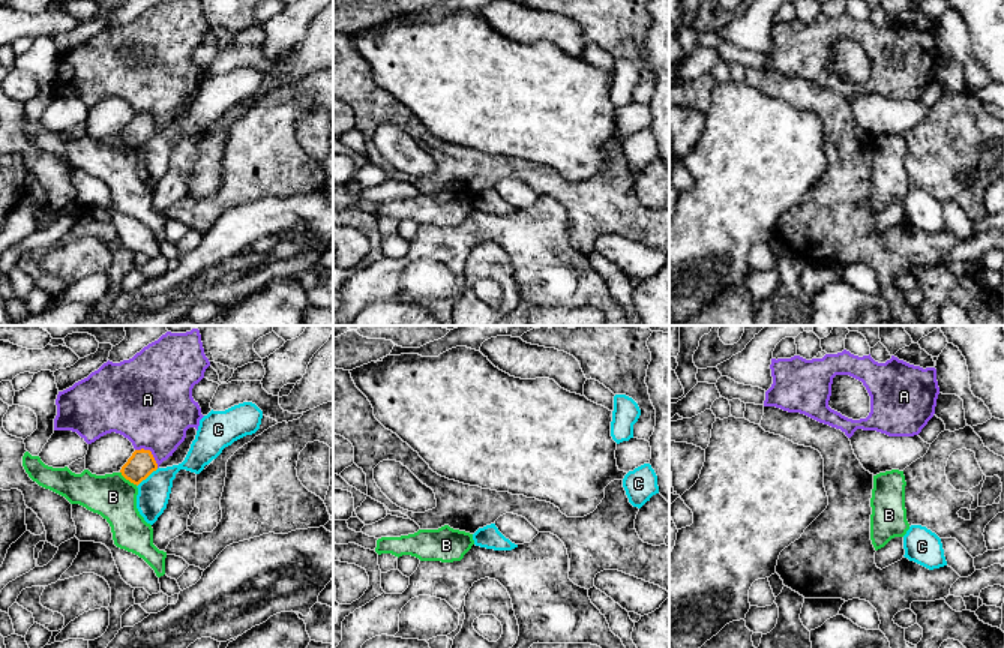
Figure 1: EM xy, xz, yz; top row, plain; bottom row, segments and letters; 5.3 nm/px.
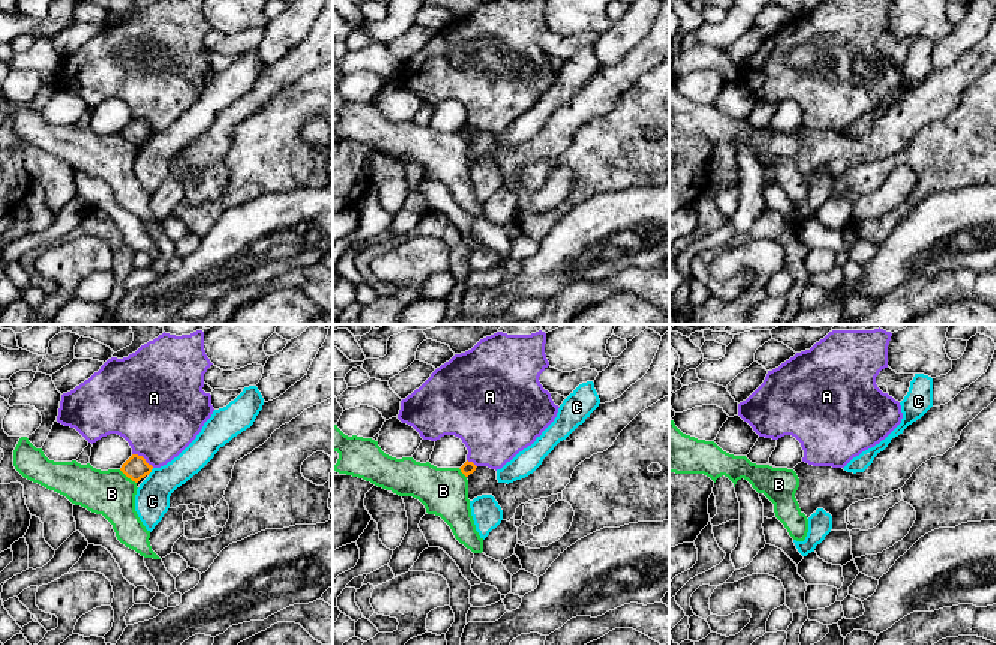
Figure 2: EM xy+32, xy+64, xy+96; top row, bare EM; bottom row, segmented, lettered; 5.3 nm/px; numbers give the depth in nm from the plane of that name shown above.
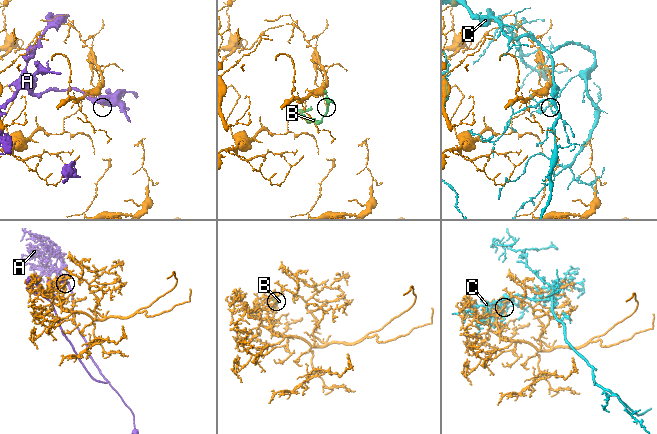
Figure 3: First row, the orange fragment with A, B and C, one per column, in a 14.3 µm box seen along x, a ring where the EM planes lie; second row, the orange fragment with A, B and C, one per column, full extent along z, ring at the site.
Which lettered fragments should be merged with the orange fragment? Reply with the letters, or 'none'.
none

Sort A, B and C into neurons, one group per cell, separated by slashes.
A / B / C

